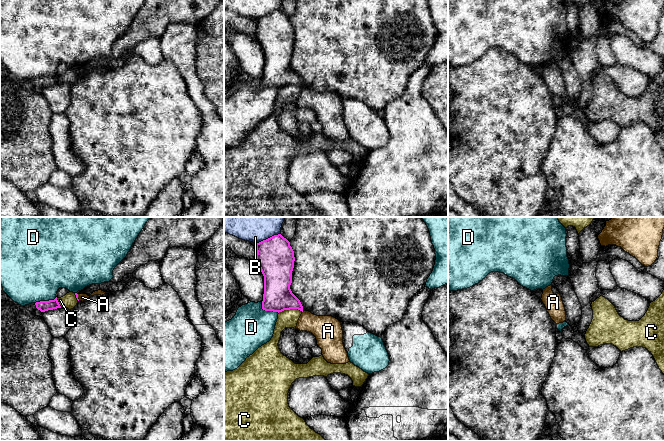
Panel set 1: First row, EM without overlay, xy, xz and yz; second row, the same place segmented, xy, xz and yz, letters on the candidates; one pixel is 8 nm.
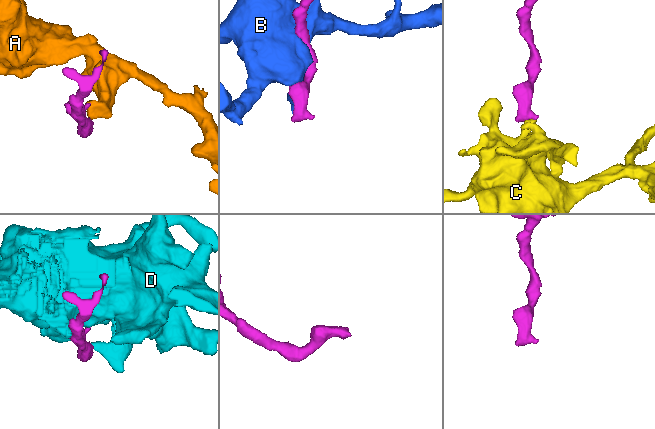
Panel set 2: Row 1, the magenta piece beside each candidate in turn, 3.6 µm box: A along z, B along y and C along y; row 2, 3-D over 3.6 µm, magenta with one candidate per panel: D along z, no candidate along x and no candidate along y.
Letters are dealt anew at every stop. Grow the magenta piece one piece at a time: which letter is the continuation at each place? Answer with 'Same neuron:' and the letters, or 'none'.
Same neuron: none

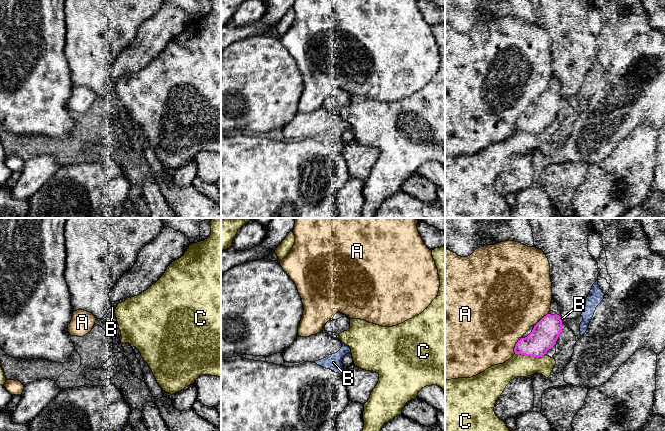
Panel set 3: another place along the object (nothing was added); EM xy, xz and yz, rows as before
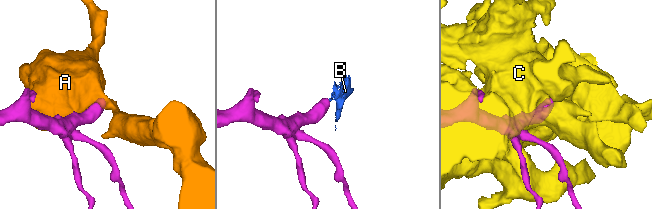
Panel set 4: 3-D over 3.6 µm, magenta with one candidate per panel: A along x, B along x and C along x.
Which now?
Same neuron: none

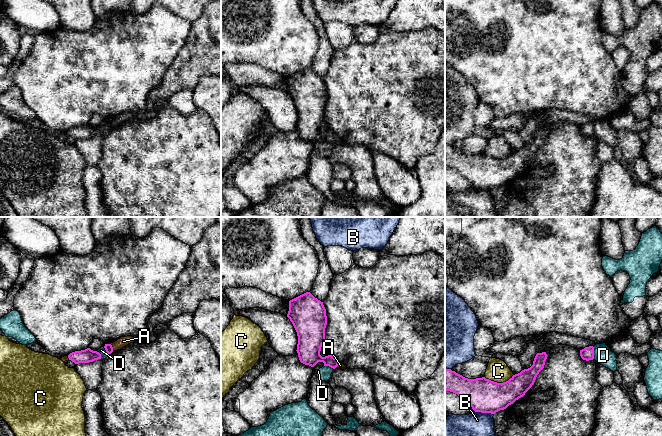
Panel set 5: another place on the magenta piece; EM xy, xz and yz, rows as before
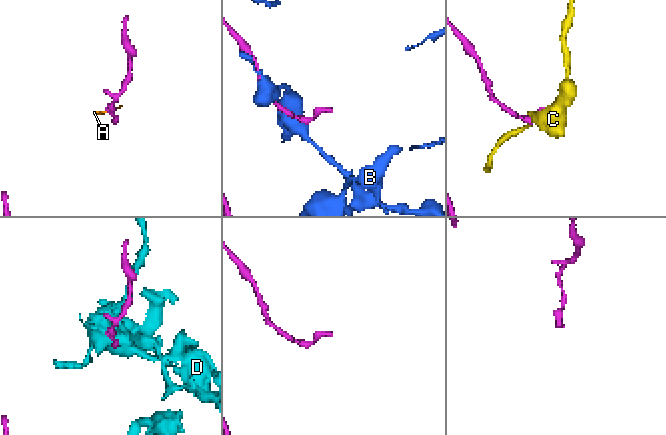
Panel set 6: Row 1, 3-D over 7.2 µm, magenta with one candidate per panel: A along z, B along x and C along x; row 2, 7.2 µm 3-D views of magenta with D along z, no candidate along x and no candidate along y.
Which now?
Same neuron: A

